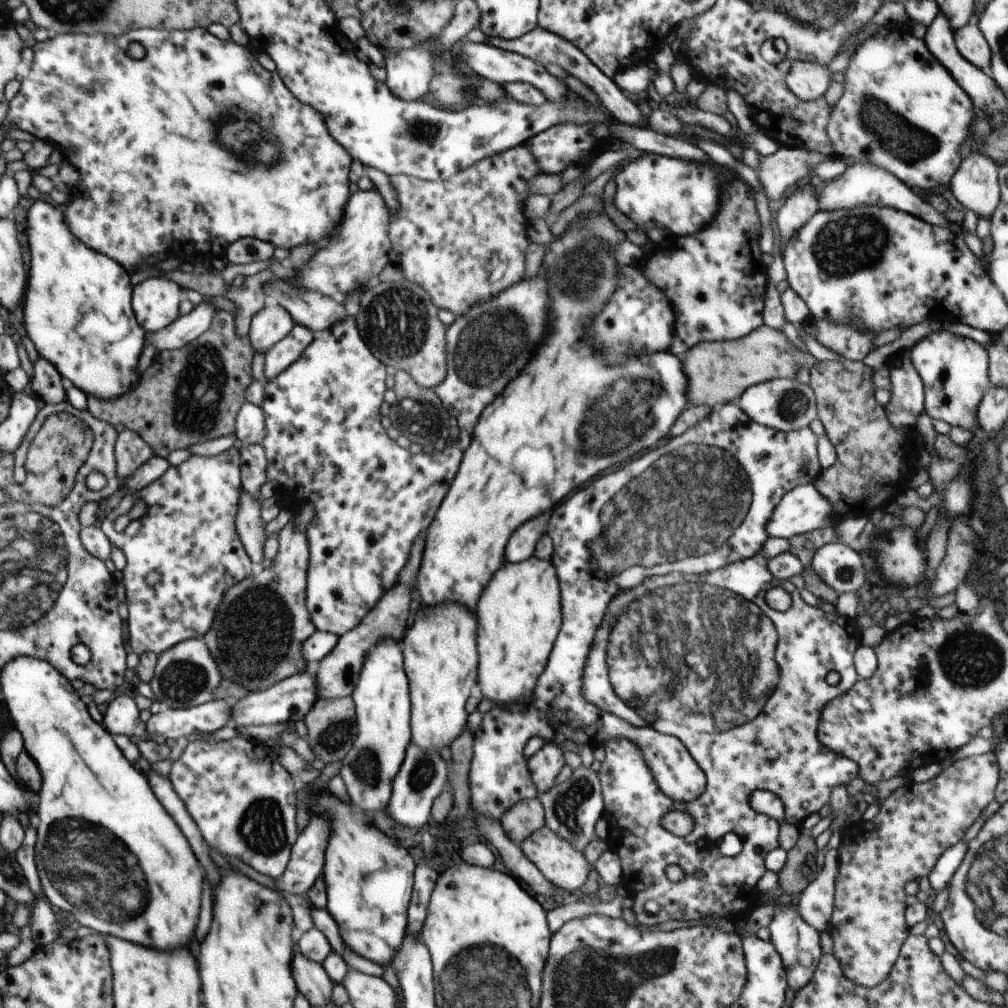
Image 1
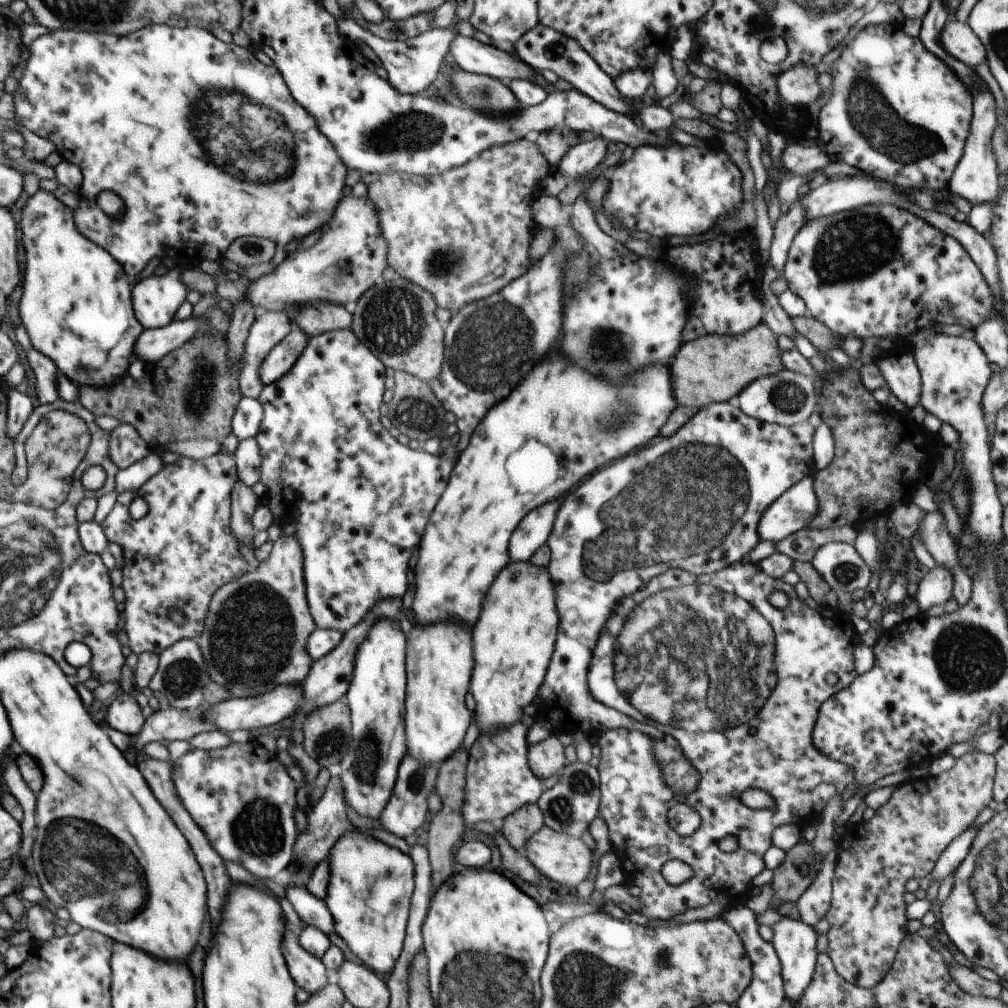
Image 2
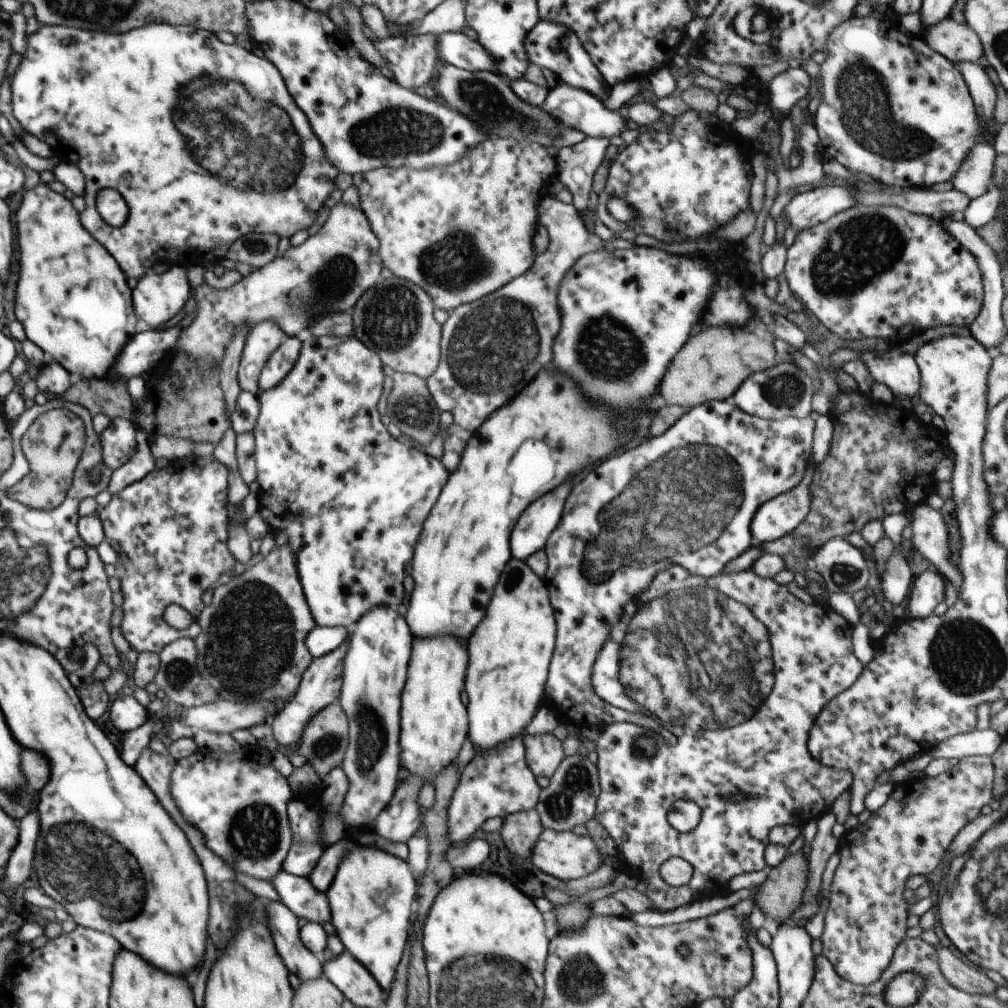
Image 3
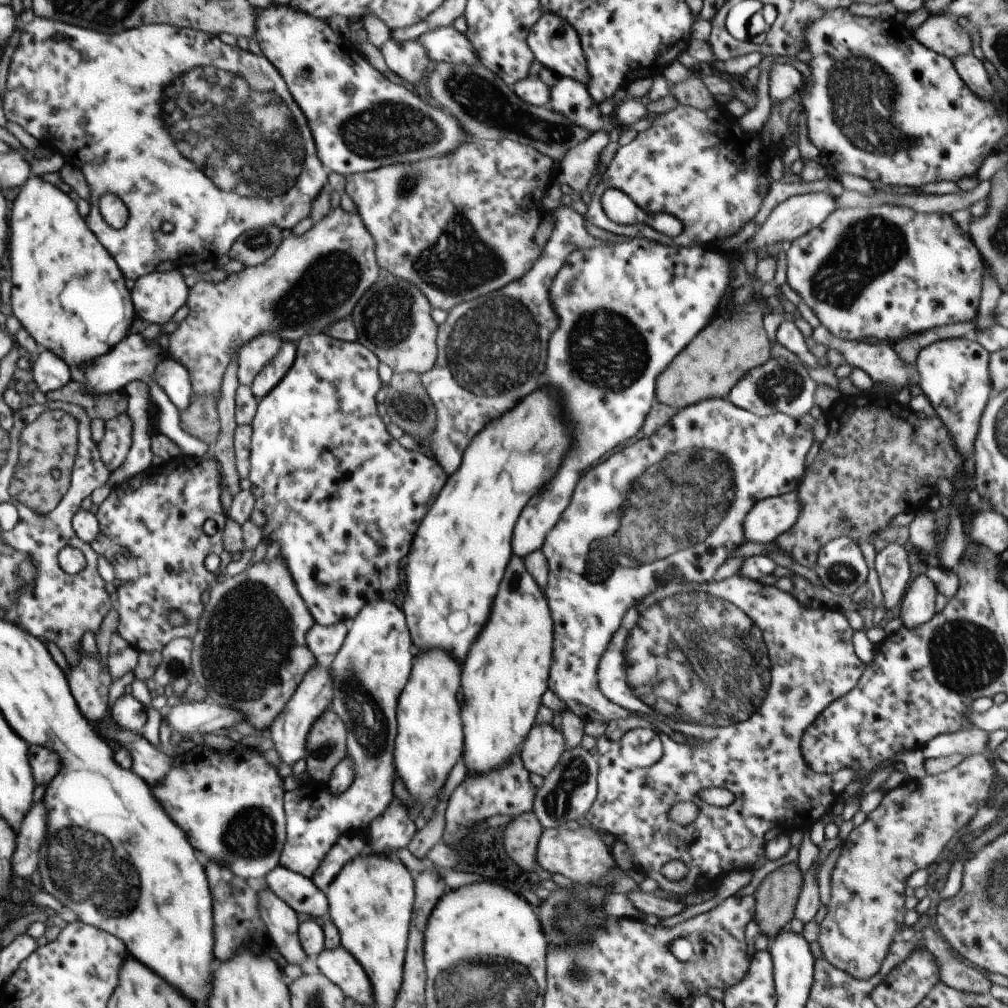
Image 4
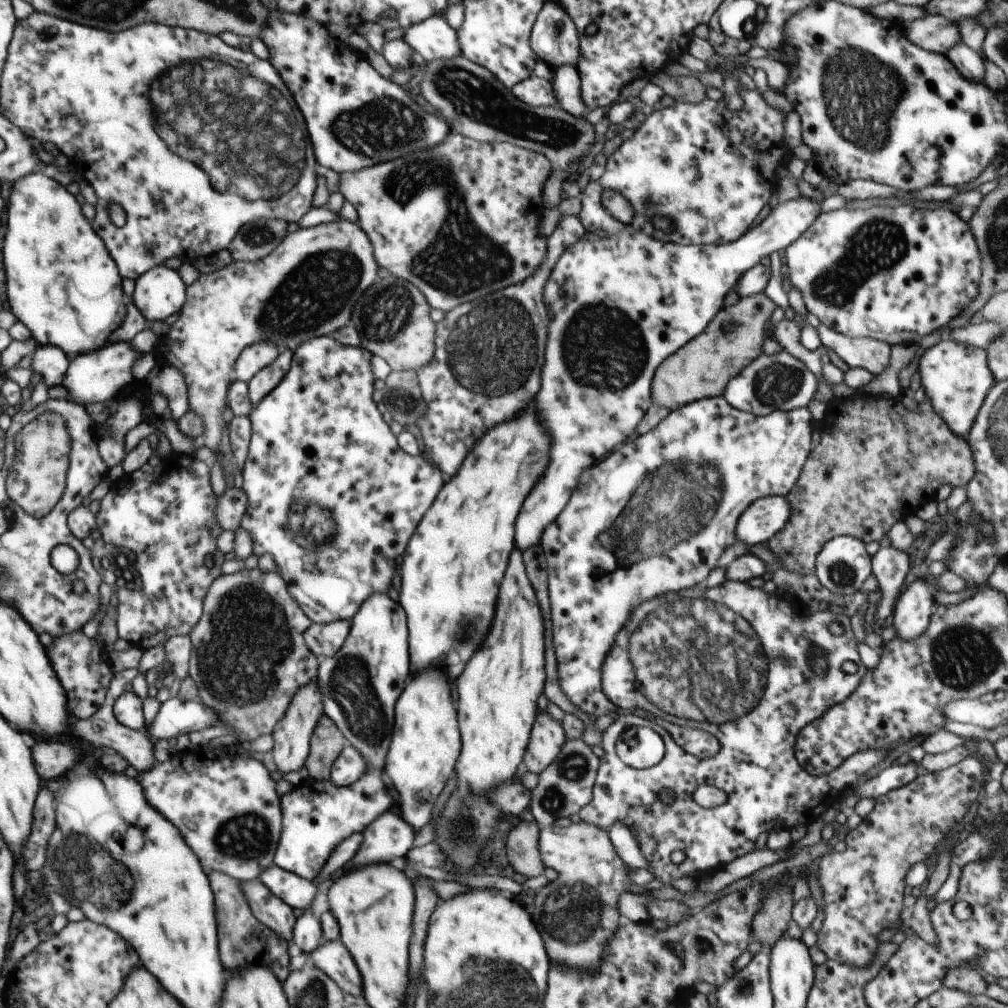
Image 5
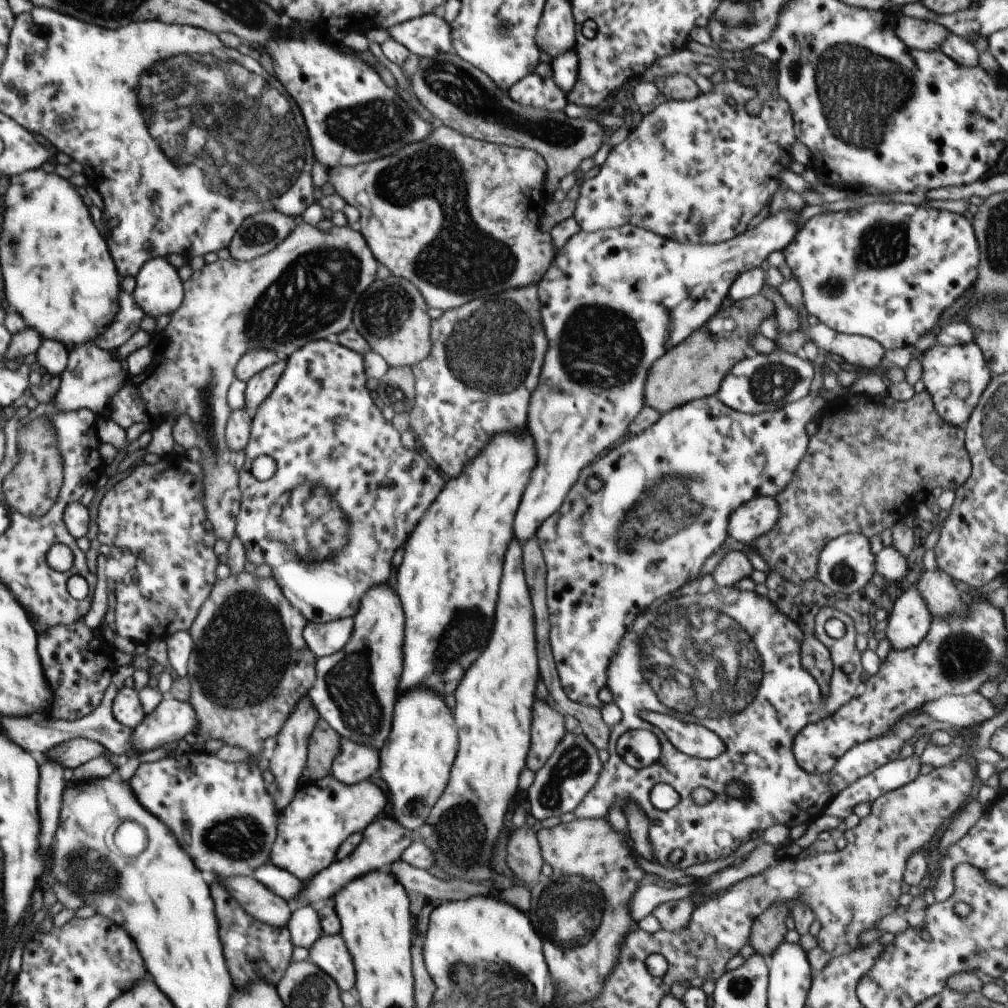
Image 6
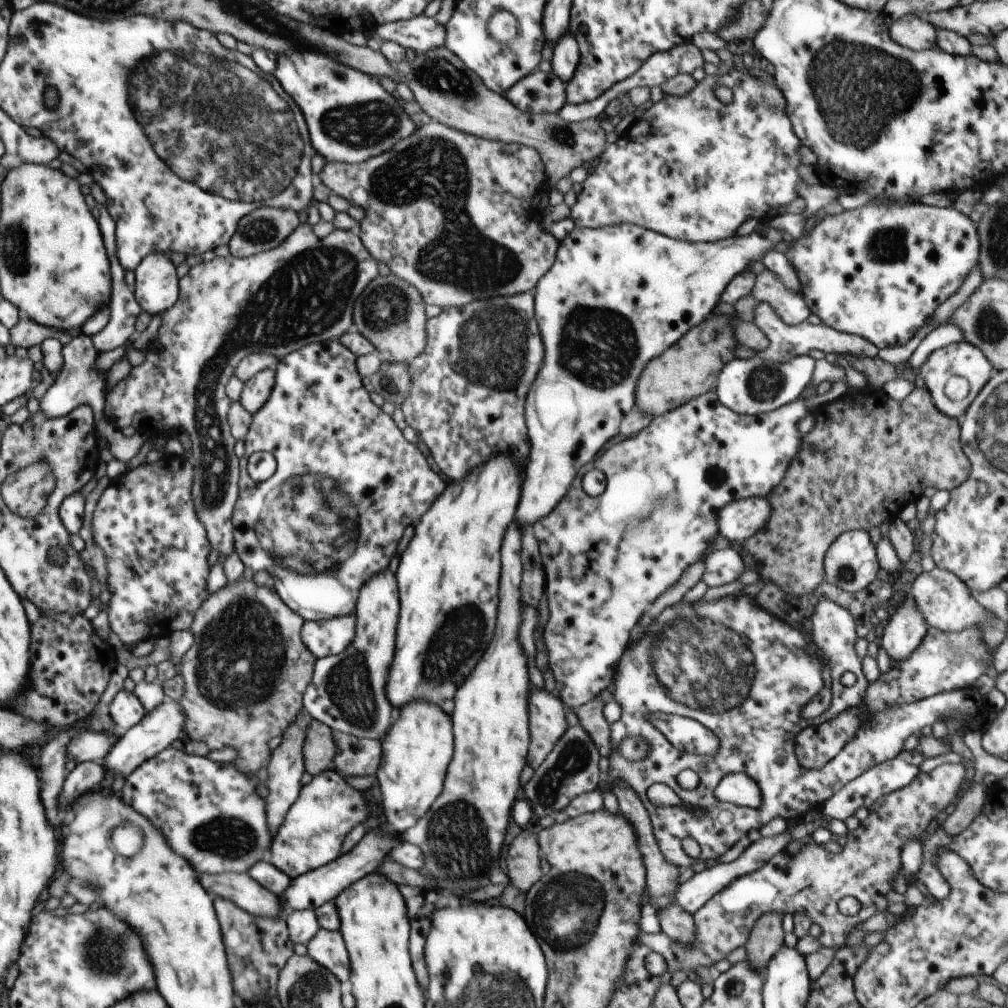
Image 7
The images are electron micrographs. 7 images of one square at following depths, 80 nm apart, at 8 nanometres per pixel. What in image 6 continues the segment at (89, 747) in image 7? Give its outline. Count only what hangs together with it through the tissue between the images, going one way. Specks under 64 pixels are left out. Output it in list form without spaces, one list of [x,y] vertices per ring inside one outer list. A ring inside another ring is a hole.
[[[85,738],[70,739],[46,751],[44,758],[57,761],[62,768],[75,770],[89,760],[107,754],[107,750],[99,742]]]

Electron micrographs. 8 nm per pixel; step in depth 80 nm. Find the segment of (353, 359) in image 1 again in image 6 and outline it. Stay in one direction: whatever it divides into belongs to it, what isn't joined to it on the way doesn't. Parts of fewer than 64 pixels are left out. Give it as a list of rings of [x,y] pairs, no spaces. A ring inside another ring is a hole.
[[[335,339],[313,340],[287,358],[286,368],[274,390],[253,412],[249,441],[245,448],[245,462],[239,473],[242,500],[235,534],[246,547],[247,560],[255,566],[270,566],[271,576],[278,581],[283,595],[309,623],[353,618],[366,591],[373,586],[384,585],[390,578],[394,568],[394,552],[400,546],[405,546],[422,515],[446,484],[436,469],[426,461],[423,453],[414,449],[408,450],[400,443],[400,433],[391,422],[384,419],[382,411],[370,397],[370,391],[366,387],[367,380],[363,354],[342,346]],[[262,455],[271,456],[277,464],[274,476],[265,481],[259,481],[251,473],[253,460]],[[306,480],[318,486],[322,484],[330,490],[327,491],[324,487],[312,488],[308,483],[298,486]],[[336,492],[336,521],[338,518],[345,521],[346,514],[348,524],[342,521],[340,528],[331,528],[329,522],[332,521],[328,521],[326,526],[320,522],[320,518],[331,510],[331,496]],[[309,544],[319,553],[316,562],[310,564],[302,560],[310,550]]]

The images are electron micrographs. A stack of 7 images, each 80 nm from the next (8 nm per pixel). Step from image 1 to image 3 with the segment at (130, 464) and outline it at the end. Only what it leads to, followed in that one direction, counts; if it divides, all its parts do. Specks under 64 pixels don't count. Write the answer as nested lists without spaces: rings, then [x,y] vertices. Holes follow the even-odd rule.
[[[112,419],[112,423],[102,432],[102,461],[104,466],[116,470],[124,466],[137,451],[137,428],[134,422]]]

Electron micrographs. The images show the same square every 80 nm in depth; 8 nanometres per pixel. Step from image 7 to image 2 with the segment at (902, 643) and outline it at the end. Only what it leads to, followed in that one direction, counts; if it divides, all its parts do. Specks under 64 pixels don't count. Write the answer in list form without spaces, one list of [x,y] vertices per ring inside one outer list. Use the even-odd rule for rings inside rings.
[[[936,565],[920,581],[917,594],[912,600],[919,606],[920,614],[924,613],[932,606],[944,605],[953,596],[954,579],[952,571],[942,565]]]

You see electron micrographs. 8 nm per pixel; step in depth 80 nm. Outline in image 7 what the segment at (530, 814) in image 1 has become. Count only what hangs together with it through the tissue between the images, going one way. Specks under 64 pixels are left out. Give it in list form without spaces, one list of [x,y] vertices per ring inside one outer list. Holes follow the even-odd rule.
[[[526,829],[514,838],[507,858],[509,886],[527,893],[542,878],[539,850],[537,836]]]

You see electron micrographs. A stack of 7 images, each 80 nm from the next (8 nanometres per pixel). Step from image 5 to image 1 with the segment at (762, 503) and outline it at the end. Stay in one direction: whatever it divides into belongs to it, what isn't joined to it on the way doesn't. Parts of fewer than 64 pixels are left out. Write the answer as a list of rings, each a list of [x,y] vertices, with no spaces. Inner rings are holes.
[[[808,483],[786,492],[774,509],[766,530],[770,537],[790,540],[793,536],[836,524],[833,504],[813,483]]]

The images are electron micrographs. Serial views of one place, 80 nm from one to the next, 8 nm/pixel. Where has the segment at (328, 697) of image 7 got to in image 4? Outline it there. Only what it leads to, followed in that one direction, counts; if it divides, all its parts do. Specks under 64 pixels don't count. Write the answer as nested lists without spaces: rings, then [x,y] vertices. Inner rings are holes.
[[[384,599],[364,605],[348,624],[345,641],[328,668],[332,671],[334,685],[330,709],[338,714],[348,729],[347,756],[353,762],[354,780],[346,792],[338,796],[332,794],[325,786],[318,786],[314,782],[303,782],[295,790],[286,791],[283,798],[287,837],[279,865],[292,872],[300,873],[306,878],[312,878],[329,848],[332,848],[343,834],[348,831],[362,831],[362,828],[366,831],[366,828],[386,810],[395,797],[396,774],[393,752],[397,735],[397,706],[400,693],[406,686],[413,667],[415,657],[413,640],[401,607]]]

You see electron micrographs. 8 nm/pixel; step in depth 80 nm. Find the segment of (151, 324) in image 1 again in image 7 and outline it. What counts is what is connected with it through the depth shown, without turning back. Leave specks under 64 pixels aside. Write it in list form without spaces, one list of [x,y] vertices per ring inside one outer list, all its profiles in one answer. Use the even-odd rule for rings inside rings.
[[[150,252],[149,256],[138,264],[134,270],[135,286],[132,287],[136,301],[141,310],[150,315],[160,315],[181,299],[181,288],[178,288],[178,276],[174,264],[164,252]]]

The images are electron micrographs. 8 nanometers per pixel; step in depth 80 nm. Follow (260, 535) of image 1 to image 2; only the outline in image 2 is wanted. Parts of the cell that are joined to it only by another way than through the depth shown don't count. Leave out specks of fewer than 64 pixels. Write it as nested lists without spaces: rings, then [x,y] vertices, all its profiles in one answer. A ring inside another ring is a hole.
[[[236,484],[231,492],[231,529],[239,540],[239,544],[246,544],[254,548],[252,540],[256,532],[252,524],[252,515],[259,504],[258,496],[250,487]]]

